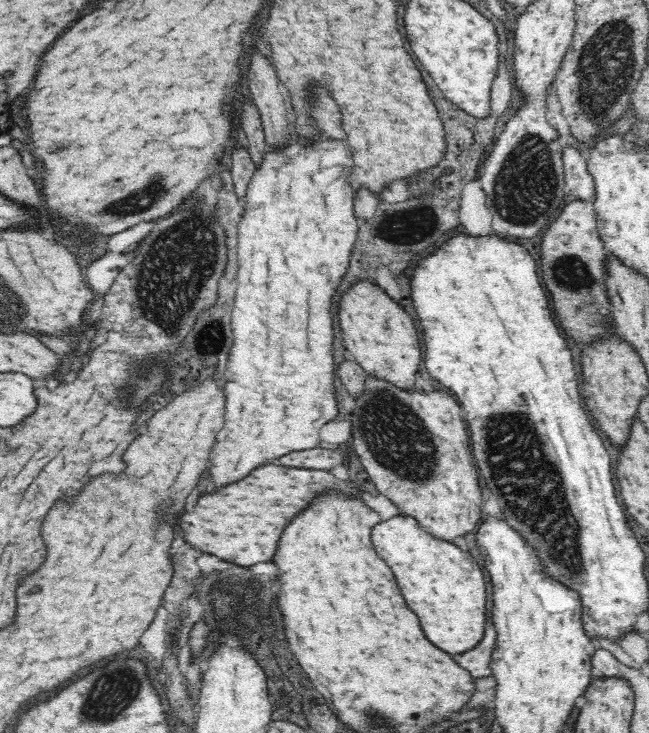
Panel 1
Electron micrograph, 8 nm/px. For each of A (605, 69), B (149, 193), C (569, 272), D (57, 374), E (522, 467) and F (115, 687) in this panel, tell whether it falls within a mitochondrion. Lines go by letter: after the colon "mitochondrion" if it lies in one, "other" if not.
A: mitochondrion
B: mitochondrion
C: mitochondrion
D: other
E: mitochondrion
F: mitochondrion

